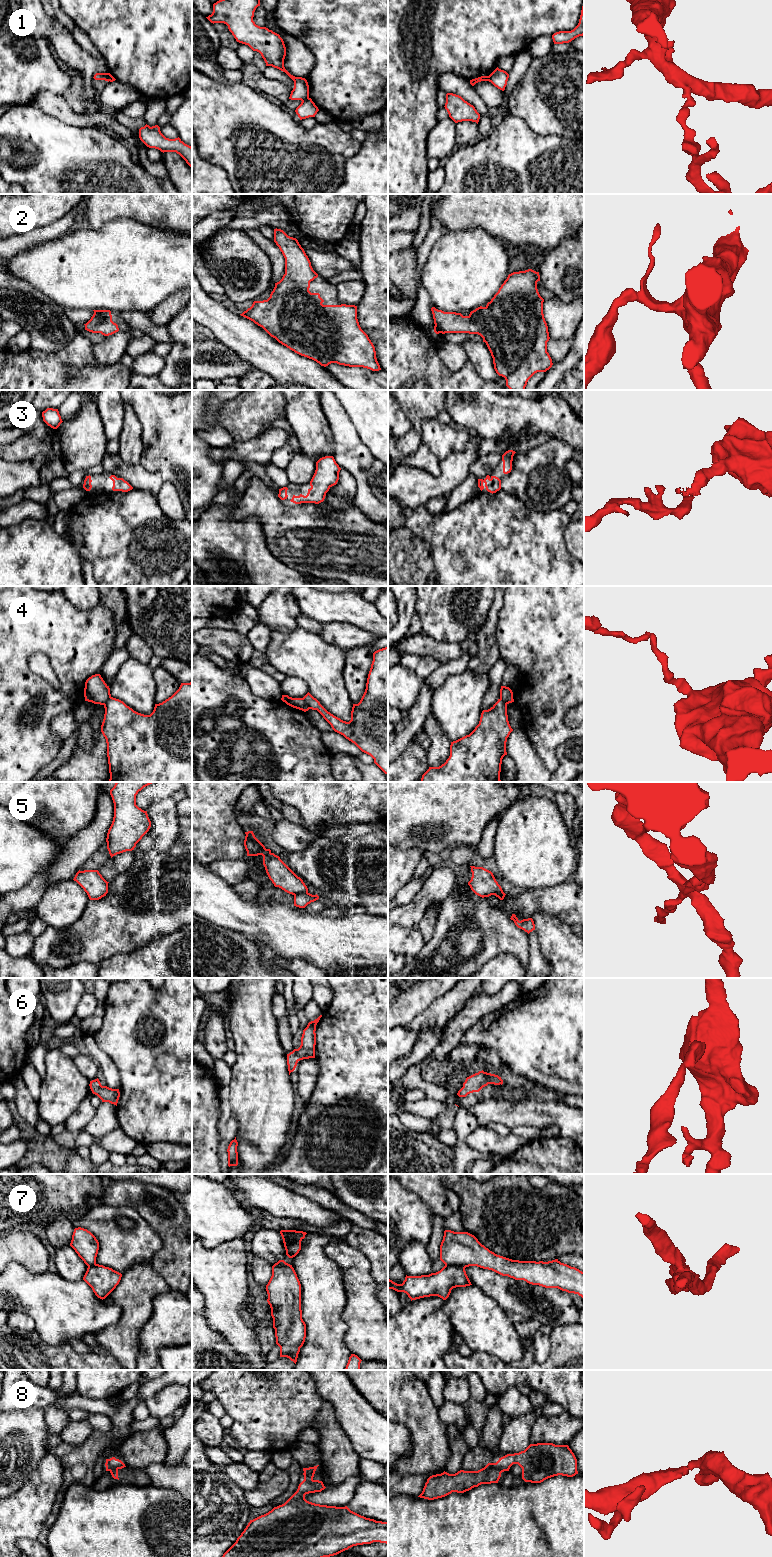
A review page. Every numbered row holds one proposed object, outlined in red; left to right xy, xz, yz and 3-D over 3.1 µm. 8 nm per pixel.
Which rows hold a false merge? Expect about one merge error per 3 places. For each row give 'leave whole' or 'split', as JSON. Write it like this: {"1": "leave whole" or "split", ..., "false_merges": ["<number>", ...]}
{"1": "split", "2": "leave whole", "3": "leave whole", "4": "split", "5": "leave whole", "6": "leave whole", "7": "split", "8": "split", "false_merges": ["1", "4", "7", "8"]}

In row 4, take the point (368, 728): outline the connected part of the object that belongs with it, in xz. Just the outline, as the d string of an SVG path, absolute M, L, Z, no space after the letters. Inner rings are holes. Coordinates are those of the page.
M388 646L373 653L365 692L358 704L353 704L351 720L343 721L328 712L309 692L303 697L309 709L317 710L332 729L370 755L374 763L388 775Z

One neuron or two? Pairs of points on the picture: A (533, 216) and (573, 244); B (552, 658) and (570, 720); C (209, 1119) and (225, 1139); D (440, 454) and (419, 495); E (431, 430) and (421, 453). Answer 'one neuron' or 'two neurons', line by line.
A: two neurons
B: two neurons
C: two neurons
D: two neurons
E: two neurons

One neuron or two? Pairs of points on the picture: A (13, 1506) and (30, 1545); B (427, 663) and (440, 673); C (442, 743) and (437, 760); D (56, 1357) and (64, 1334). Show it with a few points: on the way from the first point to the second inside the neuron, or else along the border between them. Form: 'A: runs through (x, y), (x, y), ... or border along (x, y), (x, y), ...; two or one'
A: border along (36, 1538), (20, 1538), (16, 1545); two
B: border along (441, 664), (423, 680); two
C: runs through (439, 747), (437, 756); one
D: border along (39, 1335), (43, 1341), (50, 1345), (68, 1344); two

